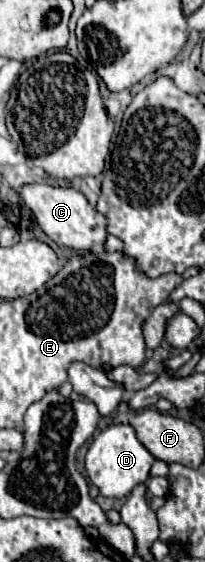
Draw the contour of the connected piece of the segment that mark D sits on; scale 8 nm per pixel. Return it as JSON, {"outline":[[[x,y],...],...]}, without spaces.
{"outline":[[[113,424],[99,432],[85,454],[85,470],[99,492],[131,492],[139,482],[147,482],[149,468],[155,462],[151,452],[137,440],[129,424]]]}

